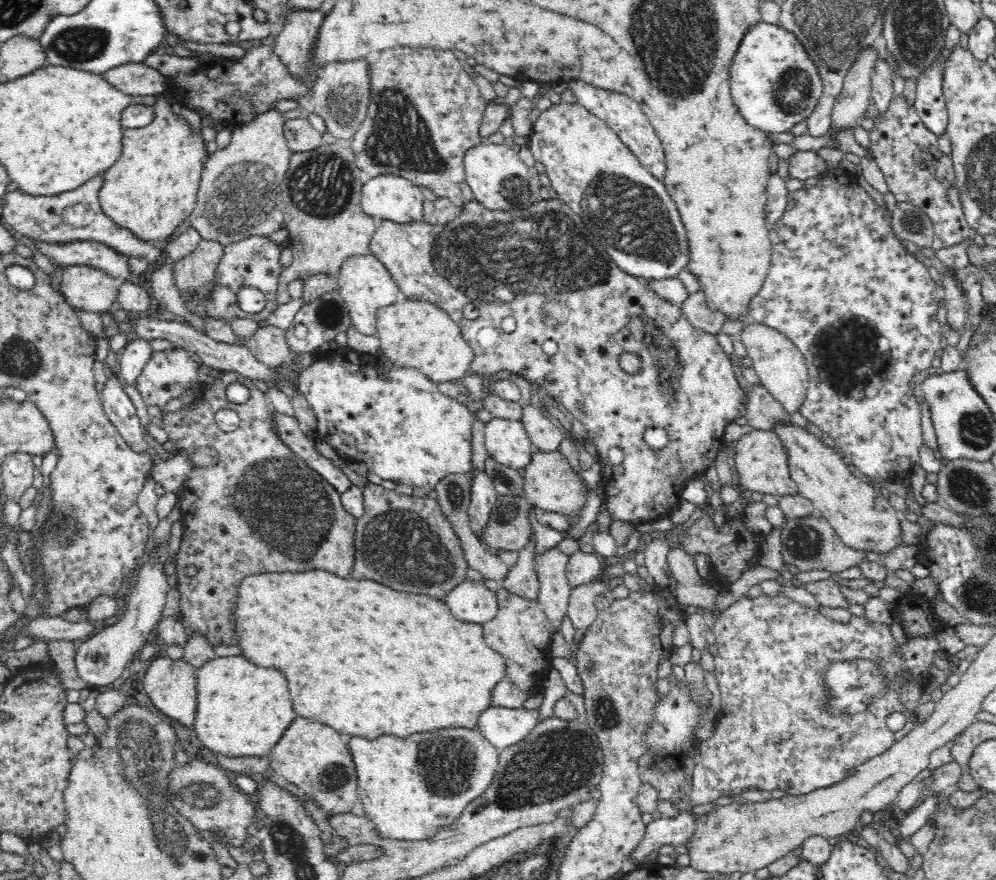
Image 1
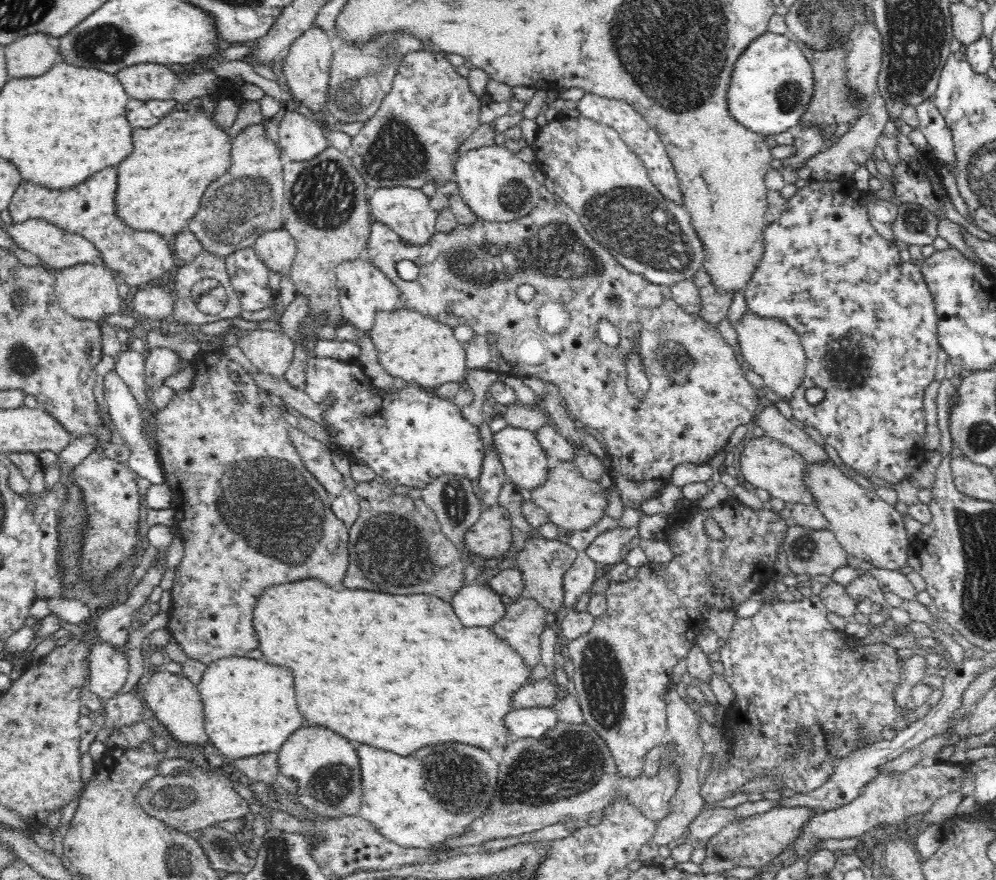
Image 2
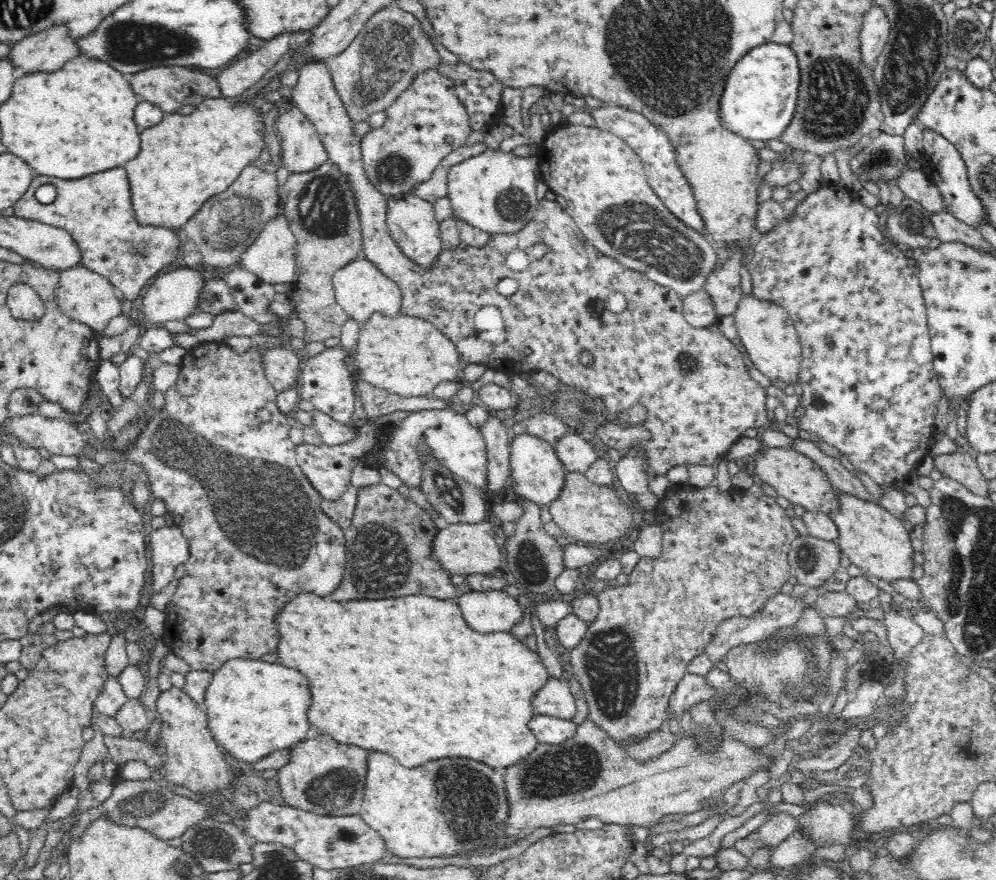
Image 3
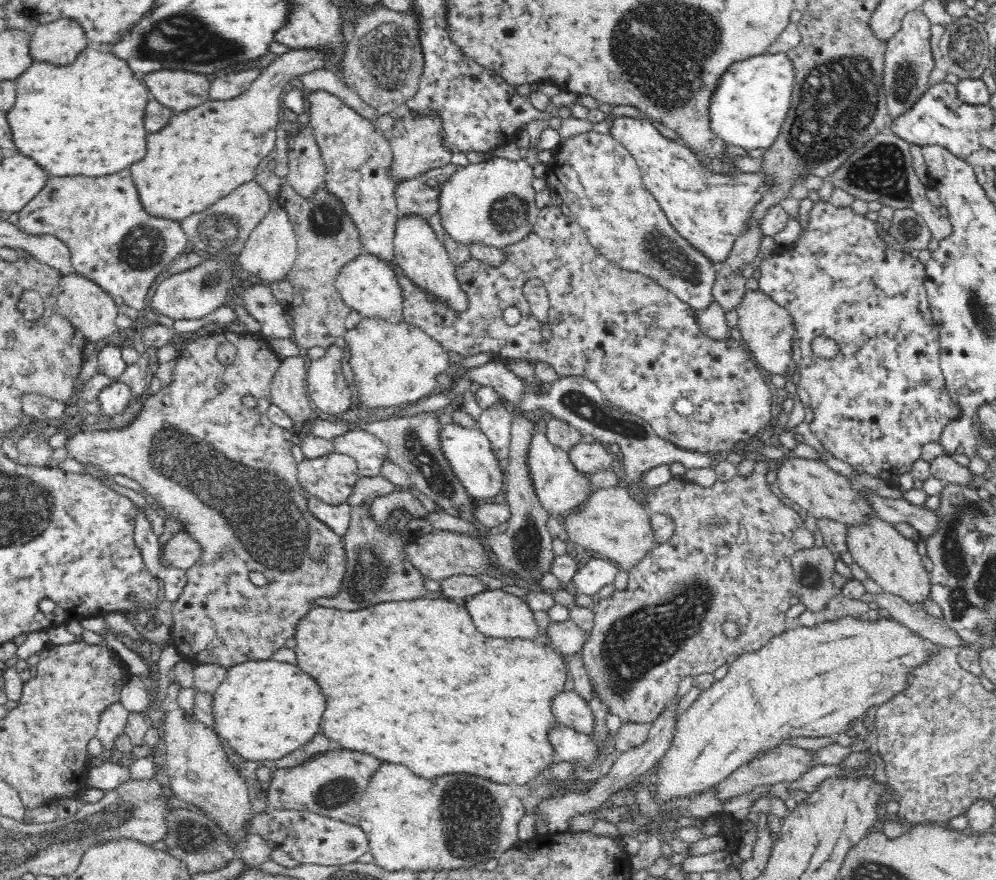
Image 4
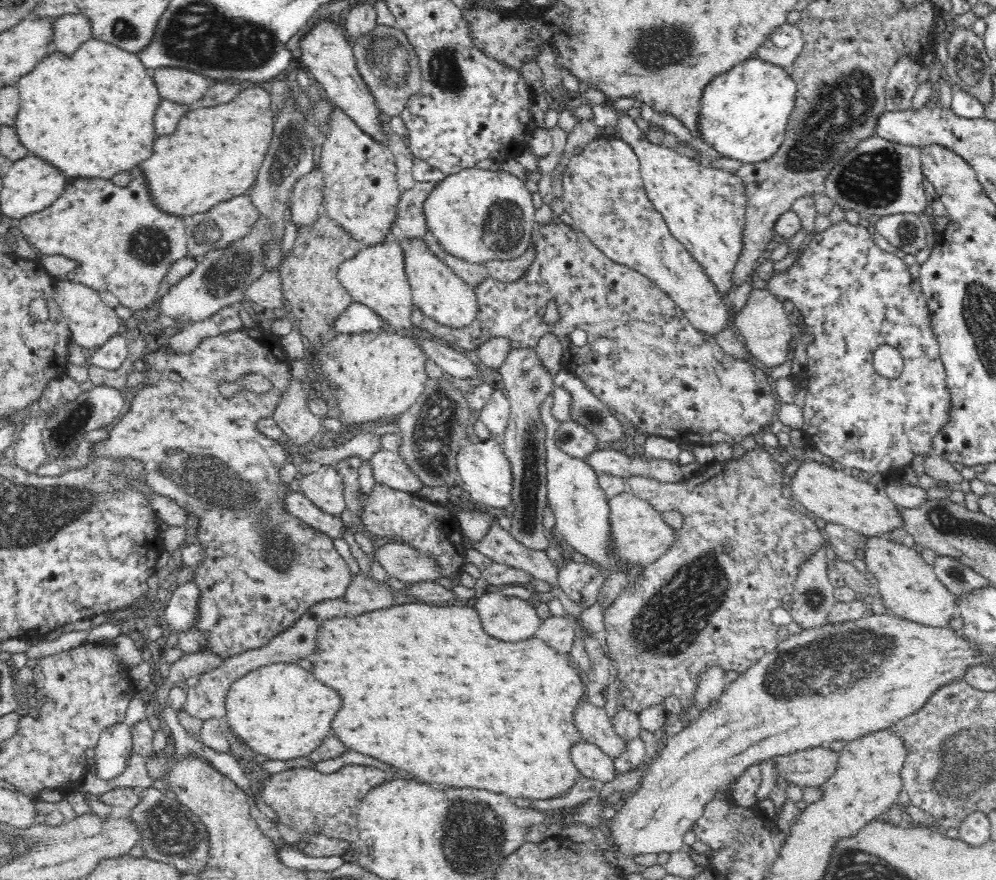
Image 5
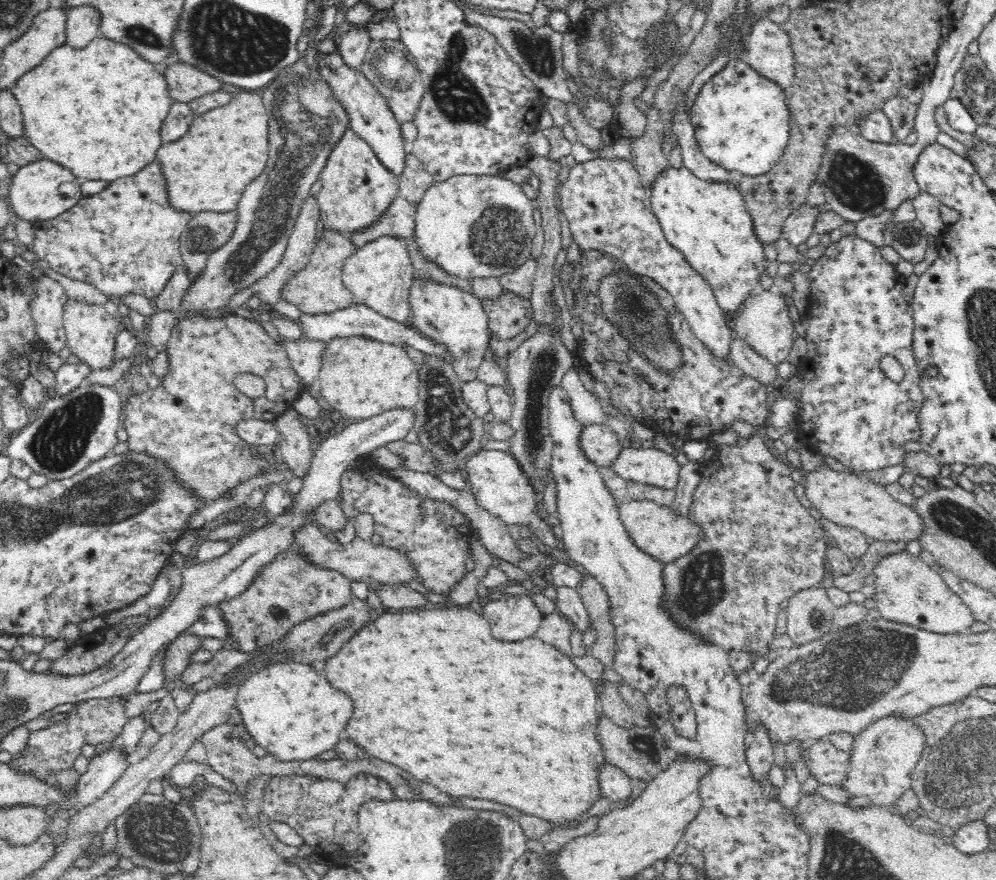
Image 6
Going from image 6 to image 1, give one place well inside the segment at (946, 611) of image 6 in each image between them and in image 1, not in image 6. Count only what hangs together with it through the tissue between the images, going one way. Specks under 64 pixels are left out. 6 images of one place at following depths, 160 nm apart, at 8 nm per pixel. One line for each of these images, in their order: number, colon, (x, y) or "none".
1: (864, 520)
2: (868, 529)
3: (876, 541)
4: (893, 561)
5: (909, 588)

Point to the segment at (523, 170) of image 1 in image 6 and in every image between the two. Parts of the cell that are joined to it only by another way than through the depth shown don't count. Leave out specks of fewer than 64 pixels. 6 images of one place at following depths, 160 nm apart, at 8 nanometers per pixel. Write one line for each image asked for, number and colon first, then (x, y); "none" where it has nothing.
2: (498, 186)
3: (495, 191)
4: (492, 202)
5: (476, 215)
6: (471, 226)

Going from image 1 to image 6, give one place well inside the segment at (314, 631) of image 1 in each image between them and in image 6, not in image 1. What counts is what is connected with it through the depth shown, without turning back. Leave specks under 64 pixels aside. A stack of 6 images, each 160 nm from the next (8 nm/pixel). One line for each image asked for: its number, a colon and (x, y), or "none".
2: (399, 672)
3: (408, 676)
4: (414, 682)
5: (426, 690)
6: (434, 692)

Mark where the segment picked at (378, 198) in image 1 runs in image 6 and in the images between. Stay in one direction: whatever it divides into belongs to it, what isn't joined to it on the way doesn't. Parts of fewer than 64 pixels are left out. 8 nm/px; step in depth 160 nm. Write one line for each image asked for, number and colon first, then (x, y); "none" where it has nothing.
2: (407, 211)
3: (411, 222)
4: (418, 253)
5: (438, 292)
6: (455, 319)

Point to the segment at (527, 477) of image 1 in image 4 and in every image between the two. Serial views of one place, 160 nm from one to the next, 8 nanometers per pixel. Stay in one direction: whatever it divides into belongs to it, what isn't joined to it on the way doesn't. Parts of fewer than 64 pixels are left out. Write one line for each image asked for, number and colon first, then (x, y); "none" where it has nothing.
2: (572, 502)
3: (593, 515)
4: (614, 524)

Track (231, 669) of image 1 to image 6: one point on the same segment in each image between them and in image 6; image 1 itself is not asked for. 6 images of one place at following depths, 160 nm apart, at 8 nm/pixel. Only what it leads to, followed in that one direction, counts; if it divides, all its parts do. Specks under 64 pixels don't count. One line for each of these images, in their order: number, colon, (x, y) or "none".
2: (250, 708)
3: (254, 707)
4: (265, 709)
5: (281, 711)
6: (295, 714)

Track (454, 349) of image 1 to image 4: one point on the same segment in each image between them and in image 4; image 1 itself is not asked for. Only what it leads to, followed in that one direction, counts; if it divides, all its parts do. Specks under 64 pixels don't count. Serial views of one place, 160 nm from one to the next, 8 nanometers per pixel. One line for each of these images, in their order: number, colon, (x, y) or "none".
2: (418, 349)
3: (405, 355)
4: (393, 364)

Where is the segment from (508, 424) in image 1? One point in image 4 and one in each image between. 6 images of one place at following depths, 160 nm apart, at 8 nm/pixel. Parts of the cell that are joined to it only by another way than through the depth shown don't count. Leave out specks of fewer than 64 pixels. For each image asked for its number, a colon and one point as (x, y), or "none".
2: (526, 465)
3: (538, 474)
4: (562, 490)

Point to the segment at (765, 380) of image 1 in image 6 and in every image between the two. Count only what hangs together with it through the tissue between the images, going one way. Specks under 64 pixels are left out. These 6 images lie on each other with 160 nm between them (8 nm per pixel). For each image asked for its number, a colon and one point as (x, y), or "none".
2: (773, 349)
3: (770, 340)
4: (767, 329)
5: (762, 323)
6: (763, 321)

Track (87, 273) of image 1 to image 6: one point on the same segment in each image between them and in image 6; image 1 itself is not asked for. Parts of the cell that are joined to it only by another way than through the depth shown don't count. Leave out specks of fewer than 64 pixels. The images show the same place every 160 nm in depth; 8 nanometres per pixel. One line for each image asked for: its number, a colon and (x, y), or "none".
2: (86, 291)
3: (86, 297)
4: (89, 308)
5: (92, 323)
6: (91, 332)

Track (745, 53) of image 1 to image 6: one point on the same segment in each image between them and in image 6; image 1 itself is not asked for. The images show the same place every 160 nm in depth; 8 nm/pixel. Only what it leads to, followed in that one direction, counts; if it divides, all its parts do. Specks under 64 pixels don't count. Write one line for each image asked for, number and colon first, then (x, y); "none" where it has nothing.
2: (772, 83)
3: (759, 100)
4: (748, 109)
5: (744, 112)
6: (741, 120)

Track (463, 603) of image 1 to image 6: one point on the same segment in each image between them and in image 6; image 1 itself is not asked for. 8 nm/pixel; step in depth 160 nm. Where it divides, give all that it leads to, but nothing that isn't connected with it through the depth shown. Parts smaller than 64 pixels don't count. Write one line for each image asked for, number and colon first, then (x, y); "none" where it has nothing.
2: (475, 605)
3: (489, 611)
4: (496, 614)
5: (509, 619)
6: (512, 619)

